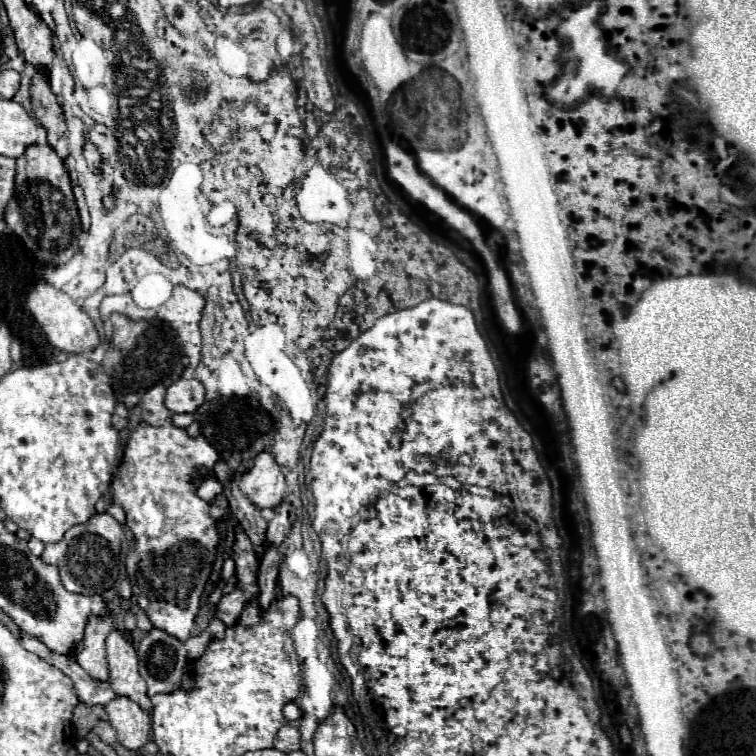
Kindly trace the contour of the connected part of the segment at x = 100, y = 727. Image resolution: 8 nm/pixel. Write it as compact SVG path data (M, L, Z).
M98 722L96 726L94 726L94 732L100 736L100 740L102 742L106 742L106 744L110 744L110 746L116 746L116 732L114 732L114 728L112 728L112 724L110 722Z

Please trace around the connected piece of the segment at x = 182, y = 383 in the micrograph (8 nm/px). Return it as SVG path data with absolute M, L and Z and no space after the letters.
M176 380L166 392L166 408L174 414L198 412L204 404L204 386L198 380Z

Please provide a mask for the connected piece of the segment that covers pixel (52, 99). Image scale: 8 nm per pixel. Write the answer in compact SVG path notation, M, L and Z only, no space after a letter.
M36 72L30 84L32 94L32 112L48 132L48 144L56 150L60 158L68 156L68 134L64 110L56 100L56 94L50 88L46 72Z

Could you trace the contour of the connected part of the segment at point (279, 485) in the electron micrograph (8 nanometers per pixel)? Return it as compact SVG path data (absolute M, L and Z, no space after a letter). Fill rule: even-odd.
M260 452L254 458L254 466L238 482L238 488L258 508L278 506L284 498L286 482L274 454Z

